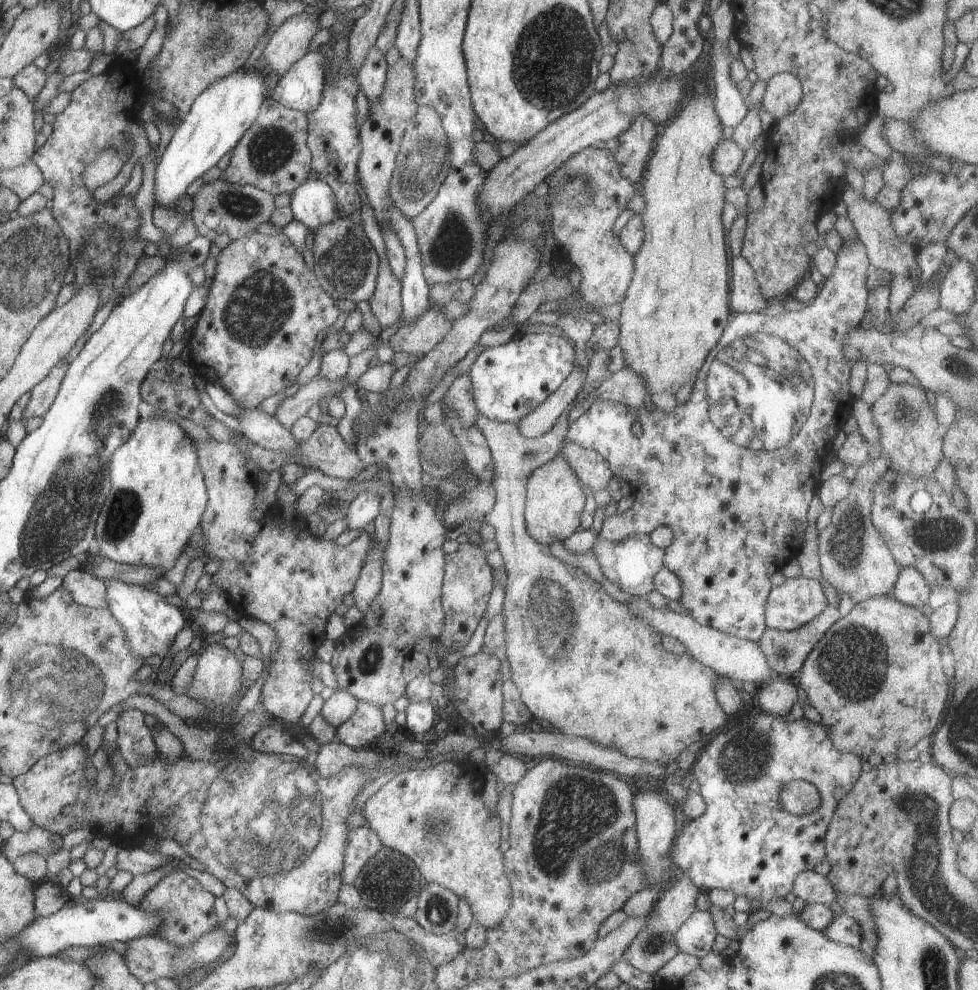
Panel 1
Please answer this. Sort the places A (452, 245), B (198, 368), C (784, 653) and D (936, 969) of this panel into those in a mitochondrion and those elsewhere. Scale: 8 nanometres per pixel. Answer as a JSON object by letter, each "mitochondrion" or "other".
{"A":"mitochondrion","B":"other","C":"mitochondrion","D":"mitochondrion"}

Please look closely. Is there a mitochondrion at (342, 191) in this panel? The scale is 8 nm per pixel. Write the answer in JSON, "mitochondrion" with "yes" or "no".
{"mitochondrion":"no"}

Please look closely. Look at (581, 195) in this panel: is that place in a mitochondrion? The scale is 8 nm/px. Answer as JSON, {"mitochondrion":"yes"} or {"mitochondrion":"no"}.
{"mitochondrion":"yes"}

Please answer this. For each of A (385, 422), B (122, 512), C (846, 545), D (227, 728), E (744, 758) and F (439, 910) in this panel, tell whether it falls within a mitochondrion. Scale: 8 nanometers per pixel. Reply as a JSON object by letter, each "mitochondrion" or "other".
{"A":"other","B":"mitochondrion","C":"mitochondrion","D":"other","E":"mitochondrion","F":"mitochondrion"}

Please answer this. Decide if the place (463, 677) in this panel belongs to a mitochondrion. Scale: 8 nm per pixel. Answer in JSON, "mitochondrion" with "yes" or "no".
{"mitochondrion":"no"}

